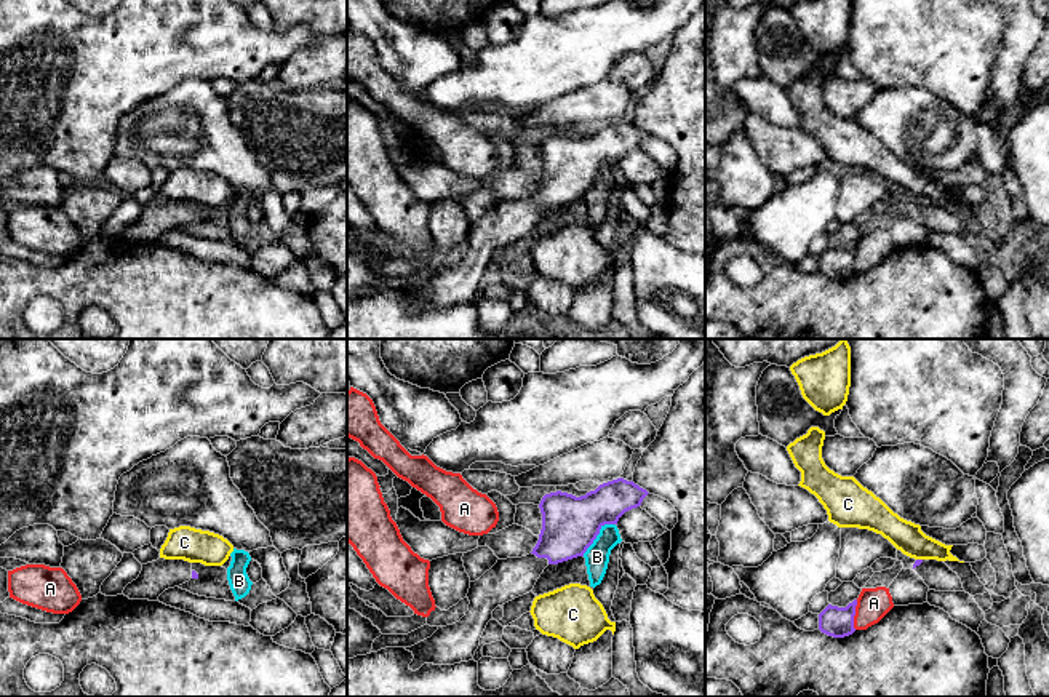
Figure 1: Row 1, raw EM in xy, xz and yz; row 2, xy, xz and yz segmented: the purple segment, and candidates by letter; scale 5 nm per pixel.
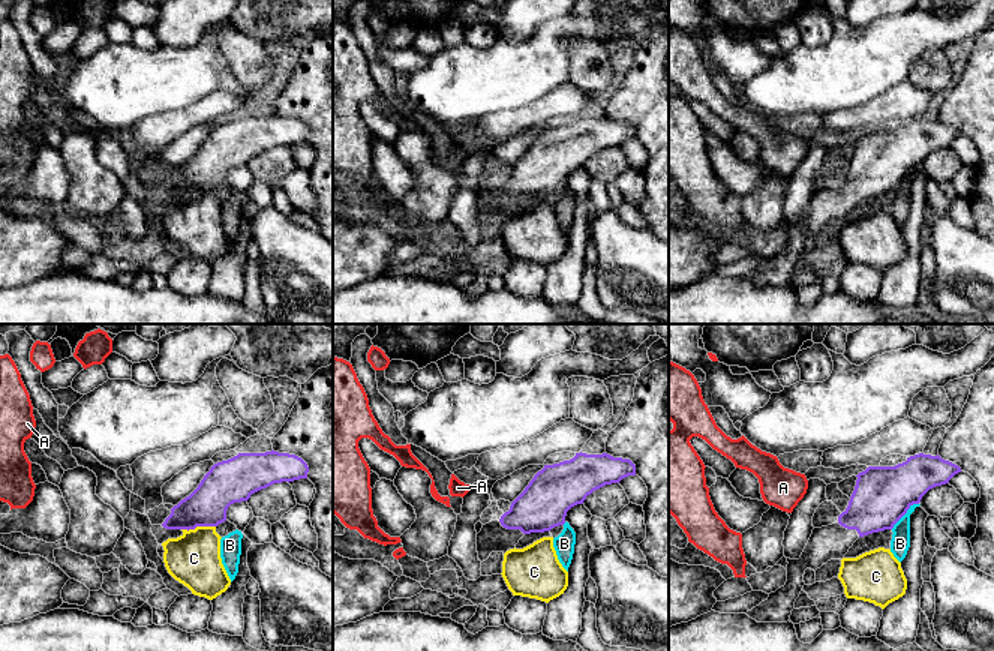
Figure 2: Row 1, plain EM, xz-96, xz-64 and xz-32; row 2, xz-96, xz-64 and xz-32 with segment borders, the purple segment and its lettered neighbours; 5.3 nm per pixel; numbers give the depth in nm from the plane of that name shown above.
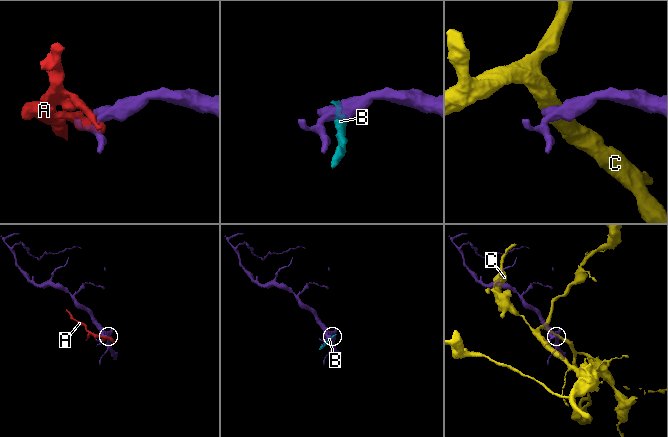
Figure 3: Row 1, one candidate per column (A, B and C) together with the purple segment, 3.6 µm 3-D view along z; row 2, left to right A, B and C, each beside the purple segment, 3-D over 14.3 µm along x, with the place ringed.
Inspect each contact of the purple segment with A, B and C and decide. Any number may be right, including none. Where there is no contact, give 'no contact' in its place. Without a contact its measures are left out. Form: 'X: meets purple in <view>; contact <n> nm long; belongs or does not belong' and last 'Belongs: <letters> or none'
A: meets purple in yz; contact 150 nm long; does not belong
B: meets purple in xz; contact 240 nm long; does not belong
C: meets purple in yz; contact 30 nm long; does not belong
Belongs: none

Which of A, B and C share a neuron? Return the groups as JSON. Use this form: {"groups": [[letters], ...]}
{"groups": [["A"], ["B"], ["C"]]}

